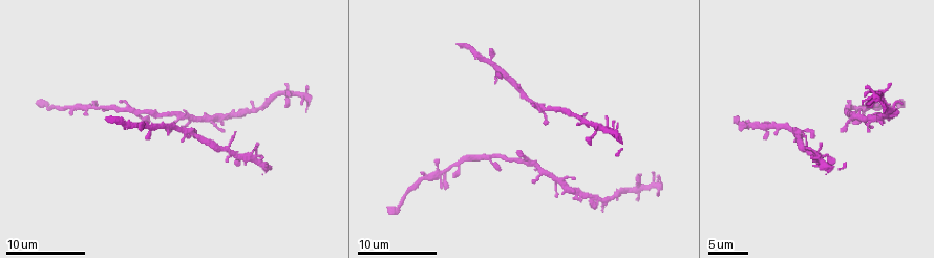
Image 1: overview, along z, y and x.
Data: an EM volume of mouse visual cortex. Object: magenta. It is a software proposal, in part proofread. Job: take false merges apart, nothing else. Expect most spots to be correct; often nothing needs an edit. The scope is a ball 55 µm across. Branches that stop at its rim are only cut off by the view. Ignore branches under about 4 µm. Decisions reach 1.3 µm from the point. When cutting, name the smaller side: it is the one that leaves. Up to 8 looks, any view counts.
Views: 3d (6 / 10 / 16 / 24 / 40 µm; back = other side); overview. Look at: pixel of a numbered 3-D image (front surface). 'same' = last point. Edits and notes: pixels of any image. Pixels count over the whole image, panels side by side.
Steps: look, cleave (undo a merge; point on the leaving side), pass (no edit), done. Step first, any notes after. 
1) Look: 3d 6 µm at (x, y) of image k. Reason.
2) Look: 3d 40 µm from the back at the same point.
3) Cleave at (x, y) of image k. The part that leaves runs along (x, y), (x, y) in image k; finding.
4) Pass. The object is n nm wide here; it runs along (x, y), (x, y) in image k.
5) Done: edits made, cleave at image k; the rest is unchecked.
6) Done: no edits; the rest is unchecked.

Look: 3d 16 µm at (192, 133) of image 1. A fork.

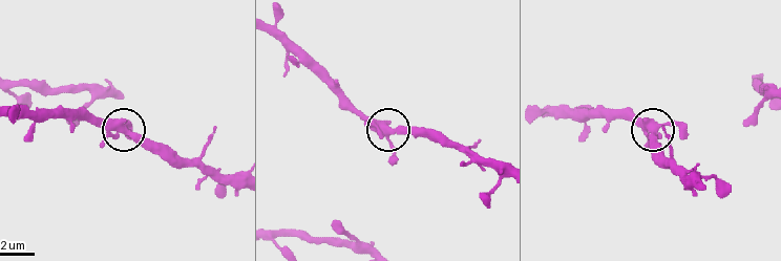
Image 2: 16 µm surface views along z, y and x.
Look: 3d 6 µm at (387, 131) of image 2. Closer look.

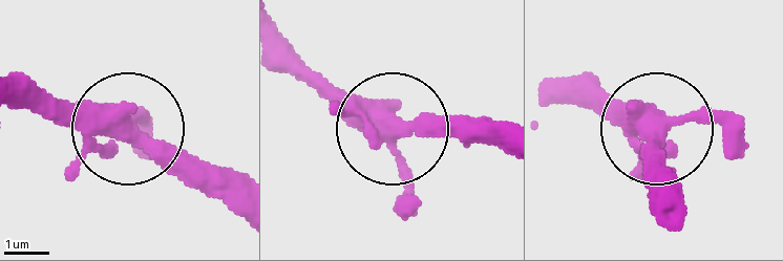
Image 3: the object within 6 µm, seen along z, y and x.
Pass. 3 arms meet here; continuous, no second neuron.

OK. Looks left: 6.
Look: 3d 16 µm at (524, 162) of image 1.

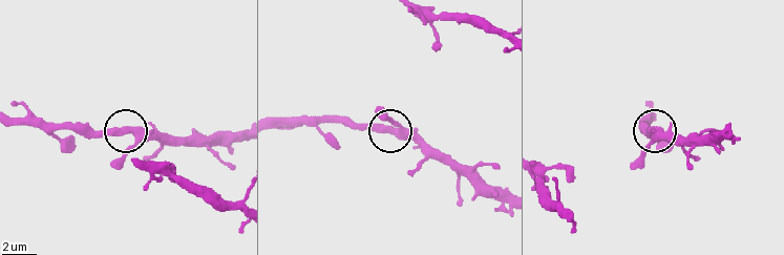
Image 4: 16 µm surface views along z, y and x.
Look: 3d 16 µm from the back at (395, 129) of image 4.

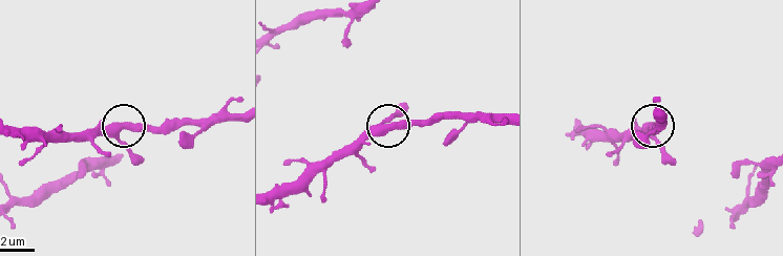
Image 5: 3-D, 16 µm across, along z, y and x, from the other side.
Pass. The side arm is 21 µm long; it runs along (128, 149), (120, 134), (124, 127), (173, 126) in image 5; all the same neuron.

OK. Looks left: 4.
Look: 3d 6 µm at (401, 204) of image 1. Sudden change in width.

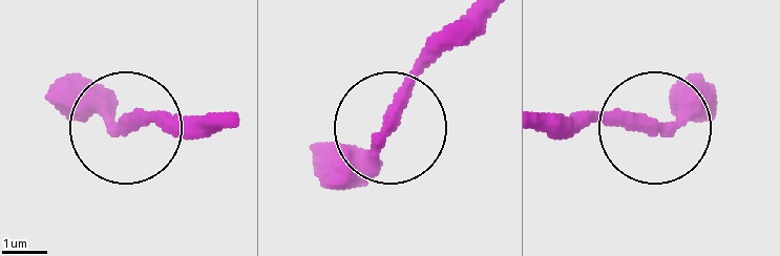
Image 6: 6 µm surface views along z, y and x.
Pass. The object is 280 nm wide here; it runs along (216, 122), (130, 129) in image 6; continuous, no second neuron.

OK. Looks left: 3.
Look: 3d 10 µm at (90, 107) of image 1.

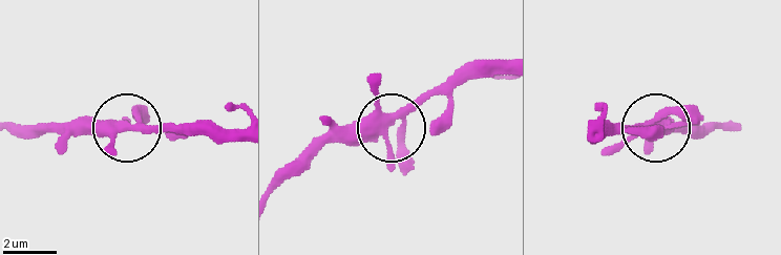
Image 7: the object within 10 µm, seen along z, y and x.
Pass. The object is 360 nm wide here; it runs along (239, 142), (171, 128), (59, 128) in image 7; one neuron here.

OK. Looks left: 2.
Done: no edits; the rest is unchecked.

